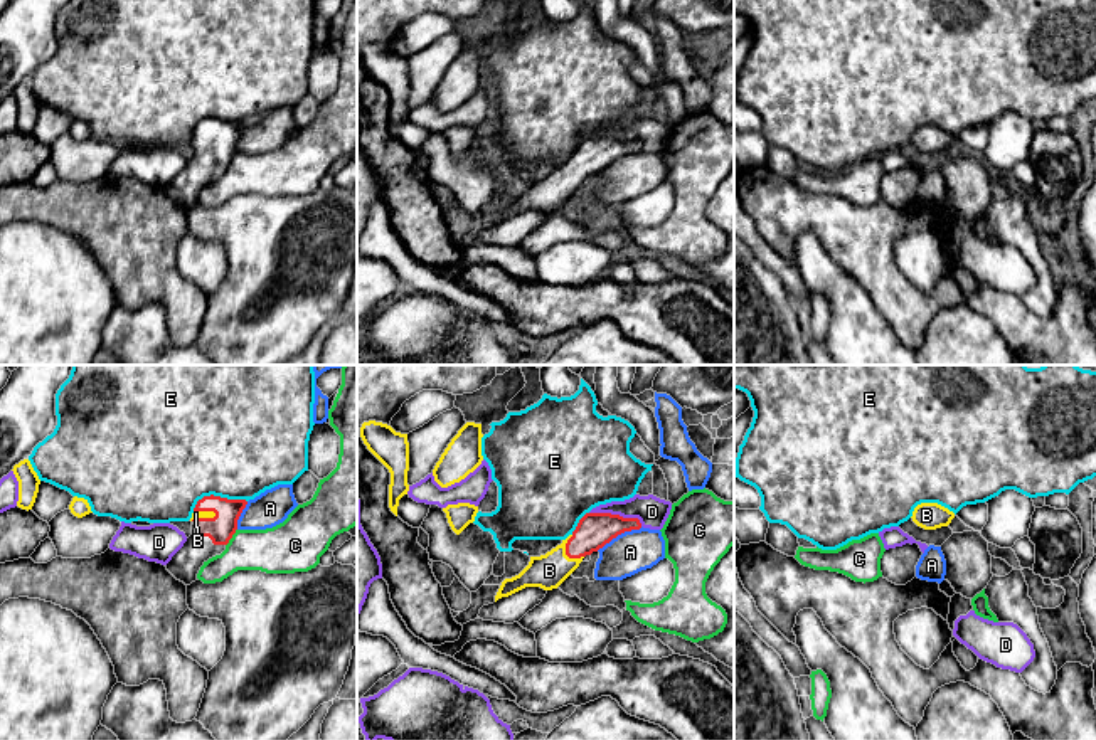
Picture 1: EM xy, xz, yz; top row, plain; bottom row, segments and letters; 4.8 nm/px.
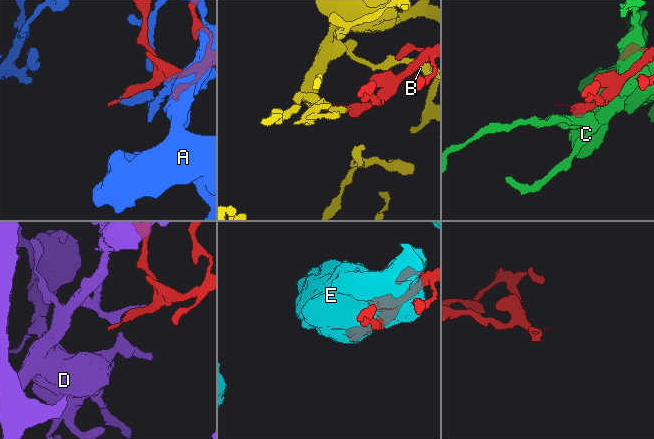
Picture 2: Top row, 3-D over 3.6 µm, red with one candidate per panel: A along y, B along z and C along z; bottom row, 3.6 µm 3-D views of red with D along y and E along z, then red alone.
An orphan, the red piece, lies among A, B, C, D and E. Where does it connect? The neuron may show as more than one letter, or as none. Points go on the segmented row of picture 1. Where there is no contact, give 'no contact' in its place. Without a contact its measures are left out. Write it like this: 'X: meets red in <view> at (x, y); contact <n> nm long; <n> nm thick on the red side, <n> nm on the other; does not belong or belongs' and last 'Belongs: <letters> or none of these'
A: meets red in xz at (618, 533); contact 260 nm long; 170 nm thick on the red side, 200 nm on the other; does not belong
B: meets red in xz at (566, 552); contact 130 nm long; 170 nm thick on the red side, 170 nm on the other; belongs
C: meets red in xy at (231, 537); contact 100 nm long; 130 nm thick on the red side, 220 nm on the other; does not belong
D: meets red in xz at (617, 515); contact 260 nm long; 170 nm thick on the red side, 150 nm on the other; does not belong
E: meets red in xy at (218, 496); contact 260 nm long; 130 nm thick on the red side, 500 nm on the other; does not belong
Belongs: B

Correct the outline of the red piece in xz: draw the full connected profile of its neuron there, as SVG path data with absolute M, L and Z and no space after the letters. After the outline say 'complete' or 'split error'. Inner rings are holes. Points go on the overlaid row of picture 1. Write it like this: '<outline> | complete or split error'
M586 513L576 530L561 545L540 557L530 557L529 565L515 577L505 579L495 602L525 587L557 589L583 562L625 531L640 530L638 518L611 513Z | split error

